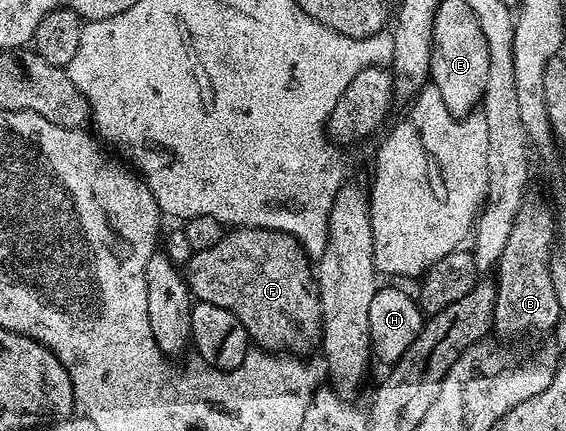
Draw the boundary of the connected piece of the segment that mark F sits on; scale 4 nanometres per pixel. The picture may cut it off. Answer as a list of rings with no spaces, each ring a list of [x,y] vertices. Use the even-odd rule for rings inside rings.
[[[242,227],[229,230],[218,241],[218,245],[210,245],[210,249],[197,251],[192,254],[190,261],[186,265],[186,278],[189,291],[192,292],[193,296],[195,296],[199,302],[218,305],[222,309],[234,313],[234,317],[238,317],[238,321],[242,321],[244,327],[256,327],[256,329],[260,329],[260,331],[256,331],[255,337],[251,340],[253,344],[257,343],[260,339],[264,339],[264,337],[270,337],[270,339],[276,339],[276,341],[278,341],[278,343],[270,341],[270,352],[287,353],[293,357],[307,356],[309,353],[312,353],[315,347],[317,350],[317,348],[321,346],[323,320],[320,314],[320,293],[316,286],[313,268],[310,266],[309,256],[305,255],[303,247],[300,246],[300,242],[296,240],[293,235],[287,235],[281,231],[267,231],[264,227]]]

